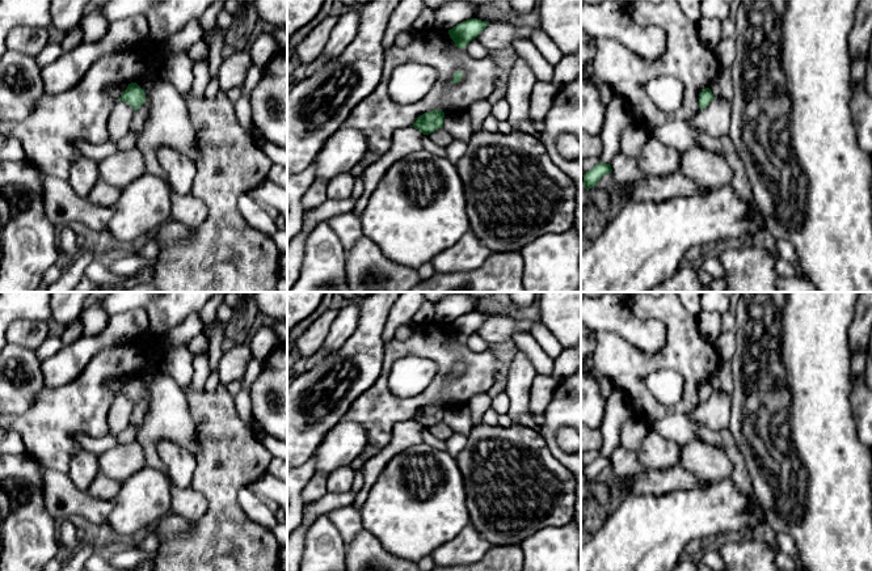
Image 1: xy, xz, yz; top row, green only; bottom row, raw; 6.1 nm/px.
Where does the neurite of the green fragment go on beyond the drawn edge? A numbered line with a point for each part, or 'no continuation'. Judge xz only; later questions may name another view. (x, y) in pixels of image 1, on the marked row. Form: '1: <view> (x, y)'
no continuation

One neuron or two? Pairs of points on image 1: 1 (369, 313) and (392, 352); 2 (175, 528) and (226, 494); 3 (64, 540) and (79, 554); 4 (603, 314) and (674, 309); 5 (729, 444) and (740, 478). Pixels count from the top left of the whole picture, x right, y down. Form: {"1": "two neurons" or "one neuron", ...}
{"1": "two neurons", "2": "one neuron", "3": "two neurons", "4": "two neurons", "5": "one neuron"}

